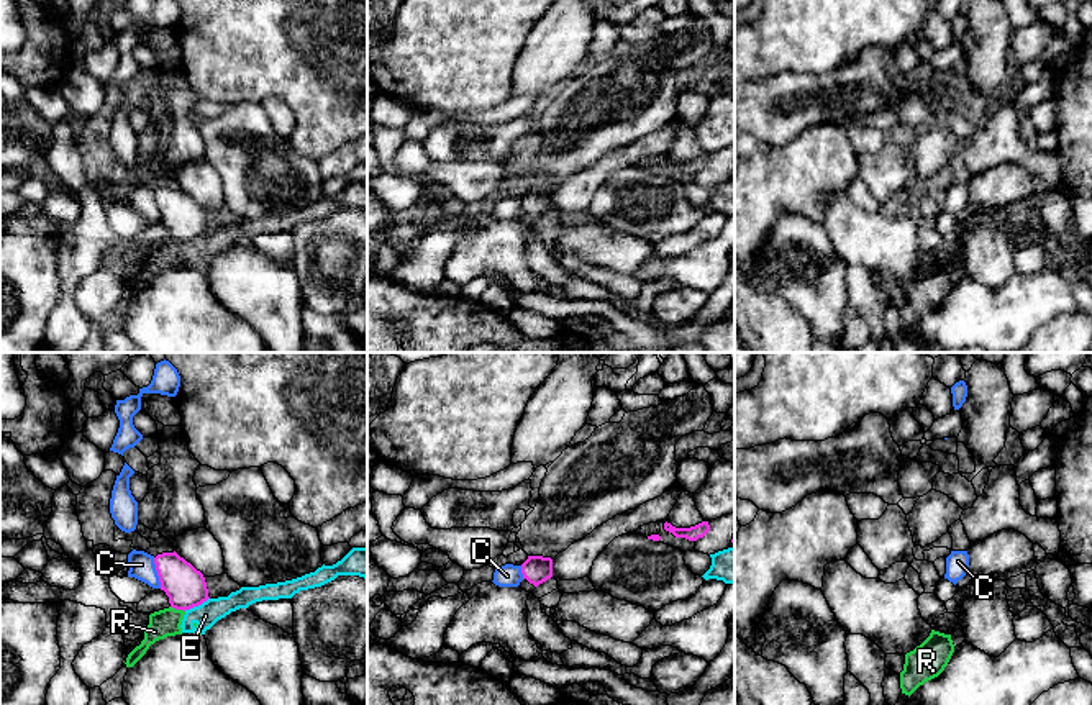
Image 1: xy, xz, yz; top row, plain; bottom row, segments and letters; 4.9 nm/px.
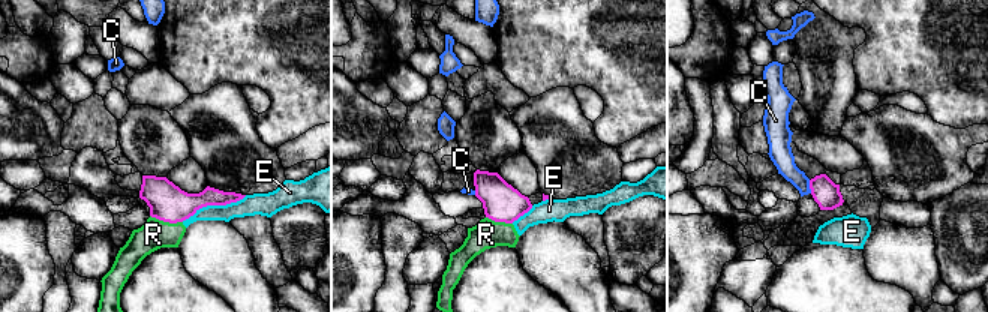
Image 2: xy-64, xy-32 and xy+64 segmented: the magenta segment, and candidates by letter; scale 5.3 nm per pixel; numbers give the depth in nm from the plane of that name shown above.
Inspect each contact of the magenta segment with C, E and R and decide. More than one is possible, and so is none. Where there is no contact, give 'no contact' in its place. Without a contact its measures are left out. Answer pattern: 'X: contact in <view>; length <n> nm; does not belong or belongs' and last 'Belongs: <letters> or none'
C: contact in xy; length 160 nm; does not belong
E: contact in xy; length 140 nm; does not belong
R: contact in xy; length 80 nm; does not belong
Belongs: none

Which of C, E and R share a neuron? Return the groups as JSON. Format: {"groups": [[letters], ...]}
{"groups": [["C"], ["E", "R"]]}

